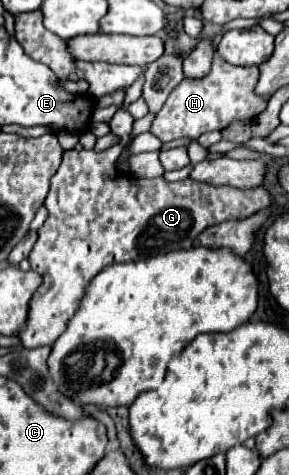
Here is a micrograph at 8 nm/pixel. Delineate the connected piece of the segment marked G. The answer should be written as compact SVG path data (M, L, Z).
M82 149L82 151L64 151L64 159L62 159L62 163L60 163L60 167L58 167L58 171L56 171L56 175L50 179L50 191L48 191L48 197L46 197L46 209L48 209L48 219L46 219L46 223L38 229L38 241L36 241L36 245L34 245L34 249L32 249L32 253L30 253L30 265L32 265L32 269L36 269L42 277L44 277L44 281L42 281L42 285L40 285L40 289L34 293L34 297L32 297L32 301L30 301L30 313L28 313L28 325L26 325L26 329L22 331L22 333L18 333L18 337L22 339L22 345L24 347L28 347L28 349L32 349L32 347L42 347L42 345L52 345L56 339L58 339L58 335L62 335L64 333L64 327L68 325L68 319L72 319L72 315L74 315L74 311L80 307L80 299L82 299L82 295L84 295L84 291L86 291L86 287L88 287L88 283L104 269L104 267L108 267L108 265L112 265L112 263L128 263L128 261L138 261L138 259L148 259L148 257L152 257L152 255L158 255L158 253L168 253L168 251L174 251L174 249L186 249L186 247L192 247L192 243L196 241L196 235L200 235L204 229L208 229L208 227L212 227L212 225L218 225L218 223L222 223L222 221L228 221L228 219L244 219L244 217L248 217L248 215L252 215L252 213L256 213L256 211L260 211L260 209L264 209L264 207L268 207L270 203L272 203L272 197L270 197L270 191L264 187L264 185L260 185L260 187L254 187L254 189L238 189L238 187L228 187L228 185L210 185L210 183L196 183L194 179L184 179L184 181L176 181L176 183L168 183L164 177L154 177L154 179L142 179L142 177L134 177L132 173L122 173L122 171L118 171L116 169L116 164L114 169L108 169L106 167L106 151L102 151L102 153L96 153L96 151L86 151L86 149Z

